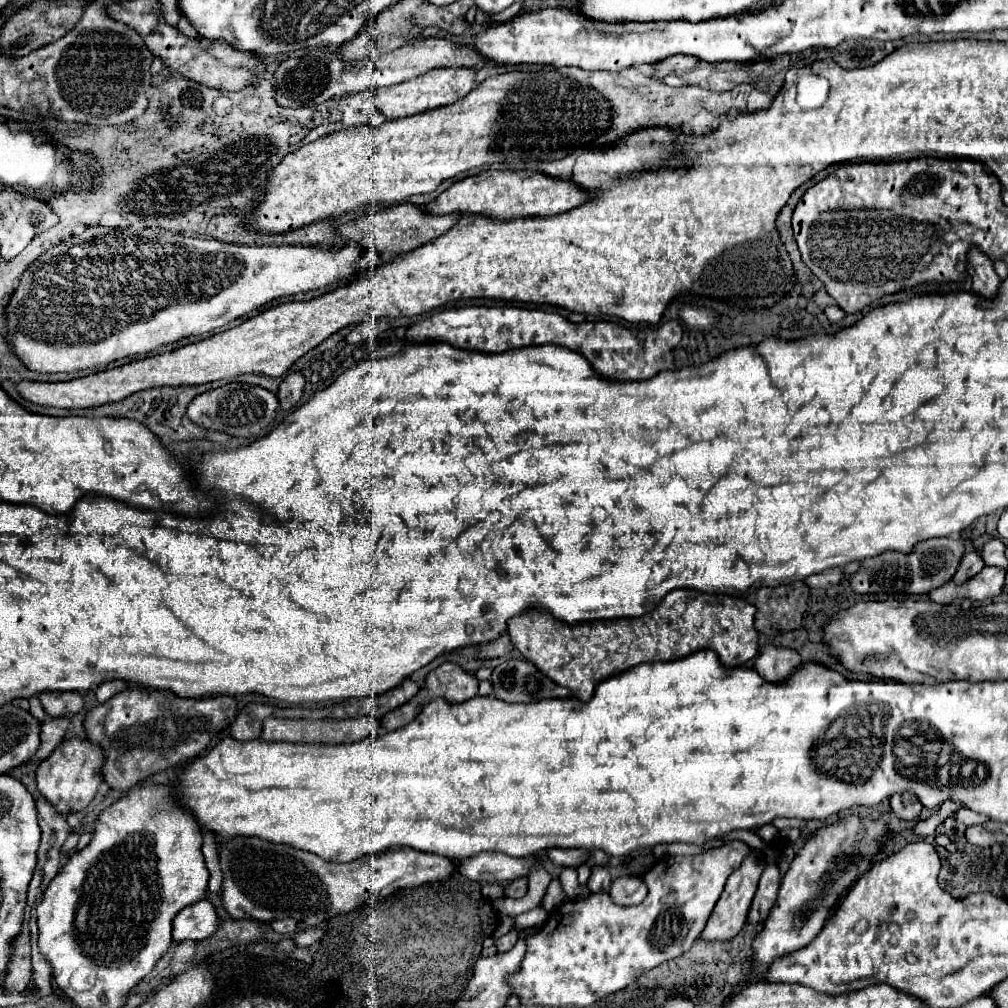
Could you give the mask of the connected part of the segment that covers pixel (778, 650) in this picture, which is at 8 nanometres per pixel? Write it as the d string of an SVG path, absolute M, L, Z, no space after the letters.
M773 643L763 645L755 659L755 671L767 681L781 681L791 675L795 667L801 665L801 657L791 647L777 647Z

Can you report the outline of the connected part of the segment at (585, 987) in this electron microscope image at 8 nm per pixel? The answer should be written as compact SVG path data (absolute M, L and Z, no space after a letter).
M731 841L727 845L709 849L695 855L695 861L681 855L671 855L663 861L663 869L653 877L647 877L649 893L647 899L635 907L617 907L608 893L590 894L587 899L563 903L537 931L527 937L527 955L521 963L521 971L511 977L513 993L519 995L523 1005L541 1007L589 1007L609 993L615 993L631 985L645 971L659 967L665 961L679 957L689 951L693 941L701 935L705 921L709 919L727 877L741 865L749 855L749 847L743 841Z

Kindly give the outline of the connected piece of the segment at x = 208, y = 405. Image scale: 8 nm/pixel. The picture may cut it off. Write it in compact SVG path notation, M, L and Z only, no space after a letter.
M227 383L223 387L211 389L195 397L187 413L189 413L189 419L201 425L203 429L223 431L231 437L253 437L273 423L277 409L279 409L279 401L277 401L277 395L273 395L271 391L249 383Z

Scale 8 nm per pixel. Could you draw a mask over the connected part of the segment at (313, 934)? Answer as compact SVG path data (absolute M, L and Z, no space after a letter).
M311 927L311 929L303 929L299 935L295 935L295 941L299 943L299 945L313 945L315 941L319 941L321 937L325 935L325 929L321 929L321 927Z

